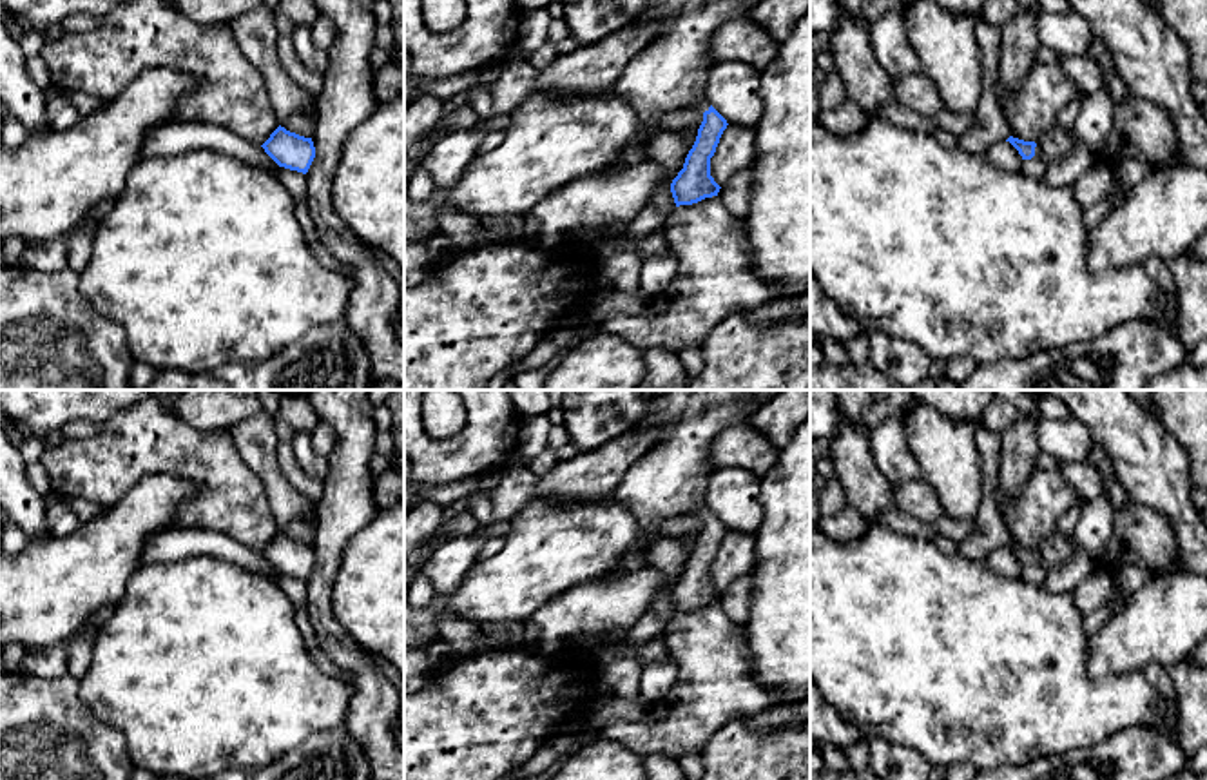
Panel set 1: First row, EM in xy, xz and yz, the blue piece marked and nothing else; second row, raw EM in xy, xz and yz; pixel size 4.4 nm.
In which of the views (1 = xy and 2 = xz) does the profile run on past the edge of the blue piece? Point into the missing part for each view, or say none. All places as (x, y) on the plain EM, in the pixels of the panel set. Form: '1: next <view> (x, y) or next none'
1: next none
2: next none

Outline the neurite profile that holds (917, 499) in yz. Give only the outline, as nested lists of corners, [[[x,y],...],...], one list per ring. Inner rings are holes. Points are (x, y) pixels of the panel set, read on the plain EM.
[[[922,479],[892,486],[893,504],[908,515],[922,521],[935,522],[944,515],[937,493],[922,483]]]

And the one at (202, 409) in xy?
[[[181,390],[165,406],[198,430],[230,428],[265,412],[257,395],[232,390]]]

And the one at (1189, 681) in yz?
[[[1182,658],[1167,673],[1176,698],[1176,742],[1187,760],[1207,746],[1207,666]]]

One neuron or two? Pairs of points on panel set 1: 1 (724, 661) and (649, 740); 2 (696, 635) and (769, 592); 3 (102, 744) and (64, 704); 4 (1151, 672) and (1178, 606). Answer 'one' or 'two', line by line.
1: one
2: two
3: one
4: two

